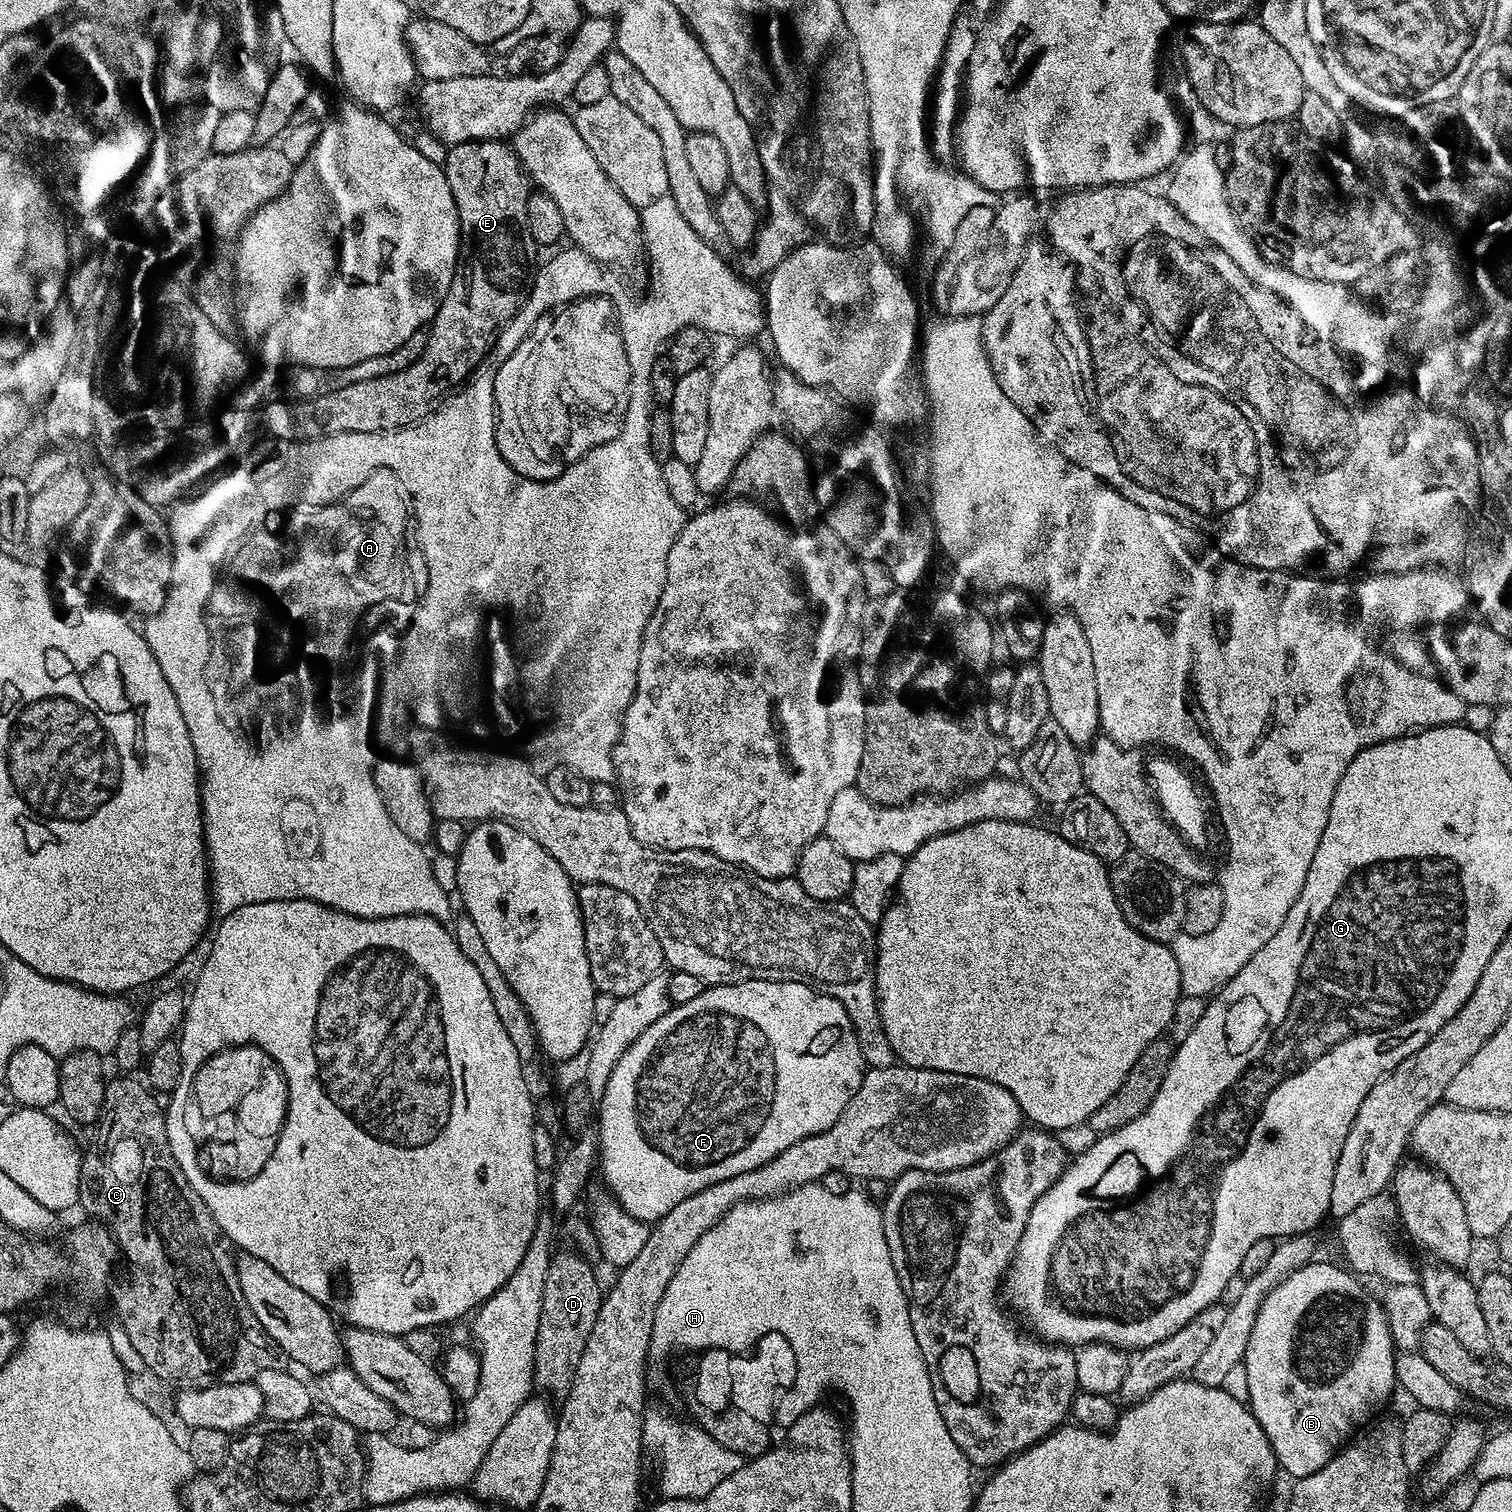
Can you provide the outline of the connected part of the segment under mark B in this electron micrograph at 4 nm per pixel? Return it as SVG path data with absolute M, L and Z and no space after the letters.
M1313 1262L1304 1268L1299 1268L1294 1274L1290 1274L1290 1278L1282 1281L1262 1302L1262 1306L1258 1310L1258 1318L1254 1318L1254 1330L1250 1330L1250 1342L1246 1342L1246 1354L1242 1365L1244 1384L1248 1387L1246 1403L1251 1408L1254 1418L1258 1418L1258 1422L1274 1450L1277 1465L1283 1471L1285 1468L1292 1478L1309 1476L1314 1474L1314 1470L1322 1470L1322 1466L1326 1466L1326 1462L1330 1462L1330 1458L1334 1458L1336 1453L1349 1443L1353 1433L1363 1429L1373 1419L1371 1416L1391 1398L1392 1388L1397 1387L1396 1353L1398 1349L1392 1343L1388 1316L1384 1312L1383 1303L1372 1304L1371 1294L1360 1285L1361 1277L1353 1274L1347 1267L1337 1264Z

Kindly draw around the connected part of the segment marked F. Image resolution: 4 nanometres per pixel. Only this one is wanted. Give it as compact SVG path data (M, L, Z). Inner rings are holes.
M747 980L741 984L717 984L705 987L691 1002L672 1006L652 1026L647 1026L637 1040L617 1060L613 1074L606 1083L605 1092L598 1099L599 1157L598 1172L604 1175L608 1188L617 1203L633 1218L655 1222L670 1214L682 1198L714 1186L714 1182L726 1182L734 1174L746 1174L746 1170L758 1170L766 1162L778 1158L782 1150L790 1150L794 1142L822 1134L838 1122L842 1110L858 1094L866 1065L862 1058L856 1031L848 1017L848 1011L825 992L817 992L811 984L793 980Z

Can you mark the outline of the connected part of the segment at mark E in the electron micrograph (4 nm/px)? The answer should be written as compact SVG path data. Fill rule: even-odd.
M471 140L453 144L447 152L448 157L442 160L442 167L446 182L450 182L450 194L454 194L460 219L460 253L456 259L450 290L446 290L446 298L442 298L430 325L426 350L422 350L418 362L406 366L406 370L398 370L398 374L354 382L343 390L312 396L309 400L265 404L259 416L269 437L287 442L303 442L347 432L390 432L425 420L475 373L487 357L484 355L488 347L493 347L497 332L524 304L524 297L534 275L534 245L528 233L526 210L530 181L520 160L504 140Z

